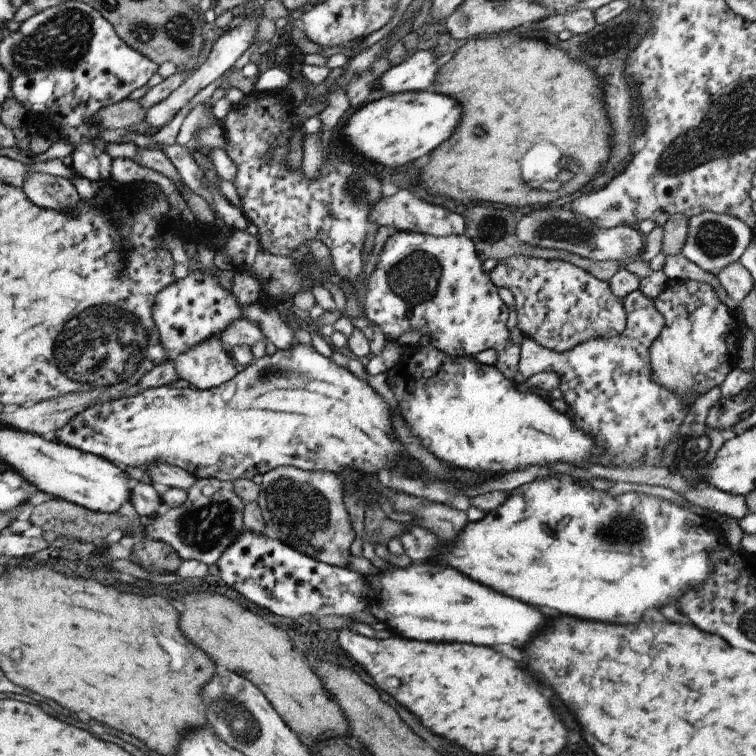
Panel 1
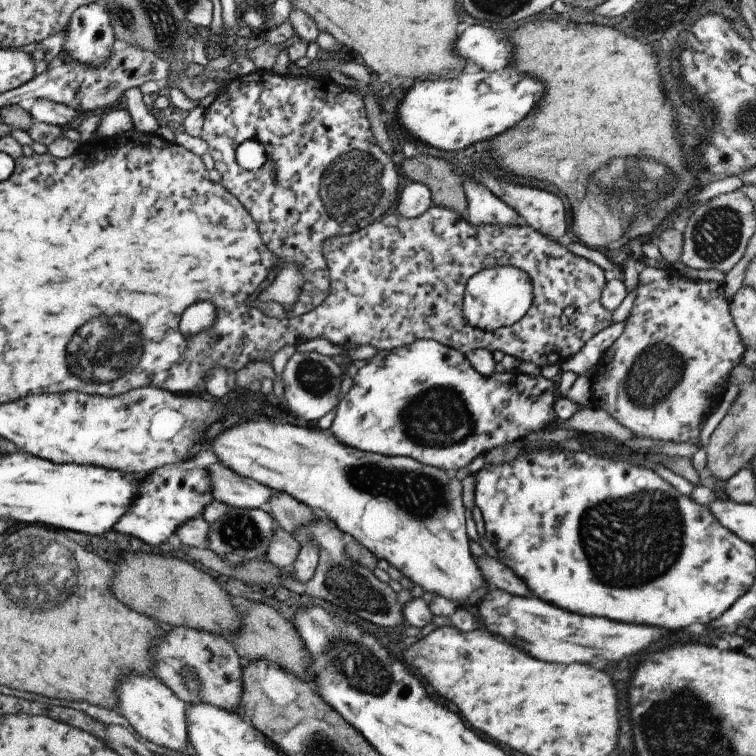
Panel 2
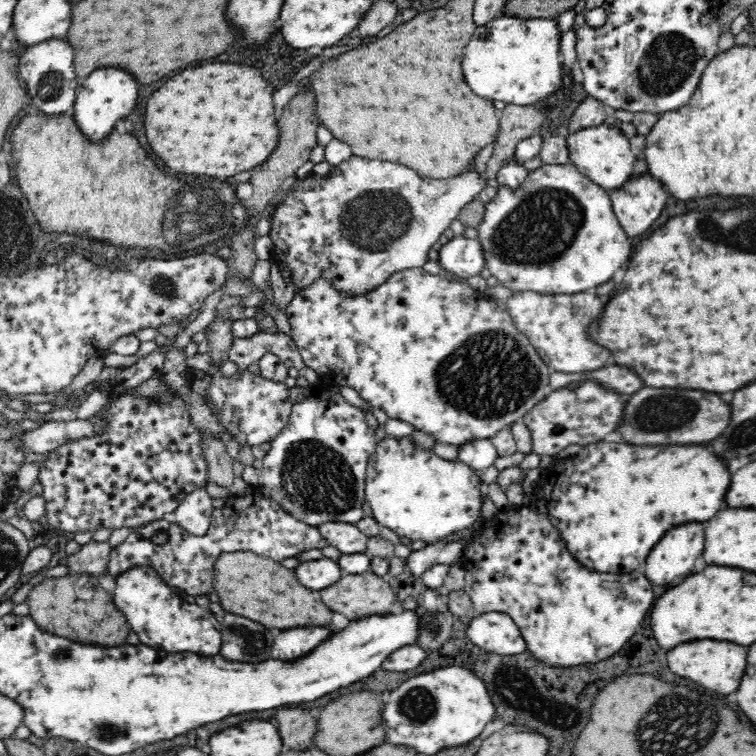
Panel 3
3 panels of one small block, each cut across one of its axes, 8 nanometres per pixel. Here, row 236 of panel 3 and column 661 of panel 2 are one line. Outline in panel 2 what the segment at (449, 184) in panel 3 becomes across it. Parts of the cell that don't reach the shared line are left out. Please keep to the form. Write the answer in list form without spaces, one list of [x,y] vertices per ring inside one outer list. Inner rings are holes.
[[[646,266],[639,268],[638,296],[635,299],[629,317],[625,321],[625,329],[614,341],[614,344],[603,354],[601,360],[592,368],[592,392],[593,398],[598,404],[598,409],[605,410],[616,420],[629,428],[636,437],[652,438],[654,440],[665,440],[670,442],[691,442],[699,445],[699,434],[704,422],[717,405],[717,398],[721,396],[728,384],[731,370],[738,366],[745,352],[745,346],[741,341],[740,333],[733,321],[729,311],[729,302],[724,298],[724,284],[717,282],[692,281],[680,275],[673,267],[656,269]]]

